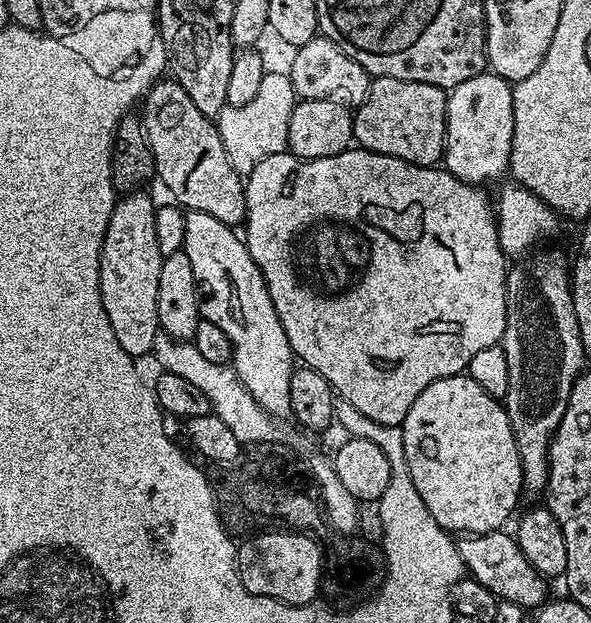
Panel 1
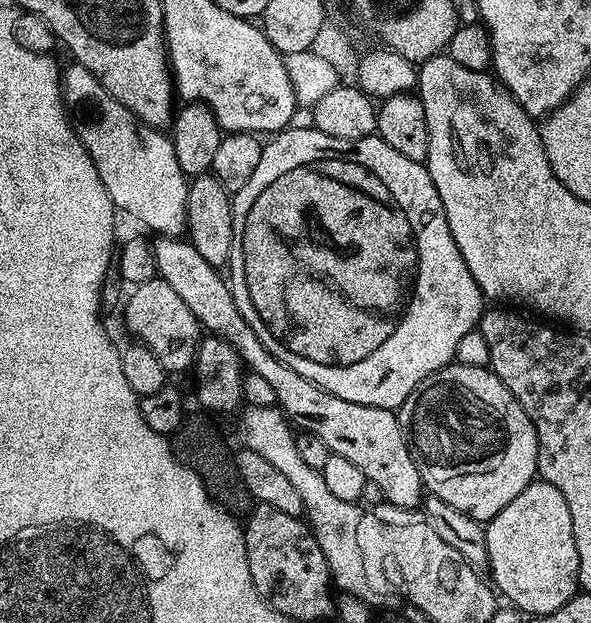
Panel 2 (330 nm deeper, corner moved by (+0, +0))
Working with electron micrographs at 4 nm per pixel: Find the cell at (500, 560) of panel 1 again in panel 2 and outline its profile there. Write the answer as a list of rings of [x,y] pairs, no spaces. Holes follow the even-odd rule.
[[[160,236],[157,241],[152,244],[157,277],[164,280],[166,286],[172,287],[178,298],[182,298],[182,302],[186,302],[190,314],[194,314],[205,333],[230,342],[230,346],[234,346],[234,350],[243,360],[245,369],[260,375],[273,387],[278,407],[289,421],[297,429],[318,434],[318,438],[326,442],[331,455],[354,462],[354,466],[362,470],[368,483],[382,490],[387,503],[399,508],[419,509],[426,489],[418,474],[418,466],[414,466],[414,458],[406,446],[399,415],[391,408],[346,402],[346,398],[330,394],[314,382],[302,378],[298,370],[290,370],[290,366],[276,360],[274,354],[270,354],[270,350],[262,346],[250,322],[242,318],[234,302],[229,281],[220,277],[221,269],[210,266],[210,262],[206,262],[206,258],[202,258],[202,254],[194,250],[191,240],[187,238]]]

